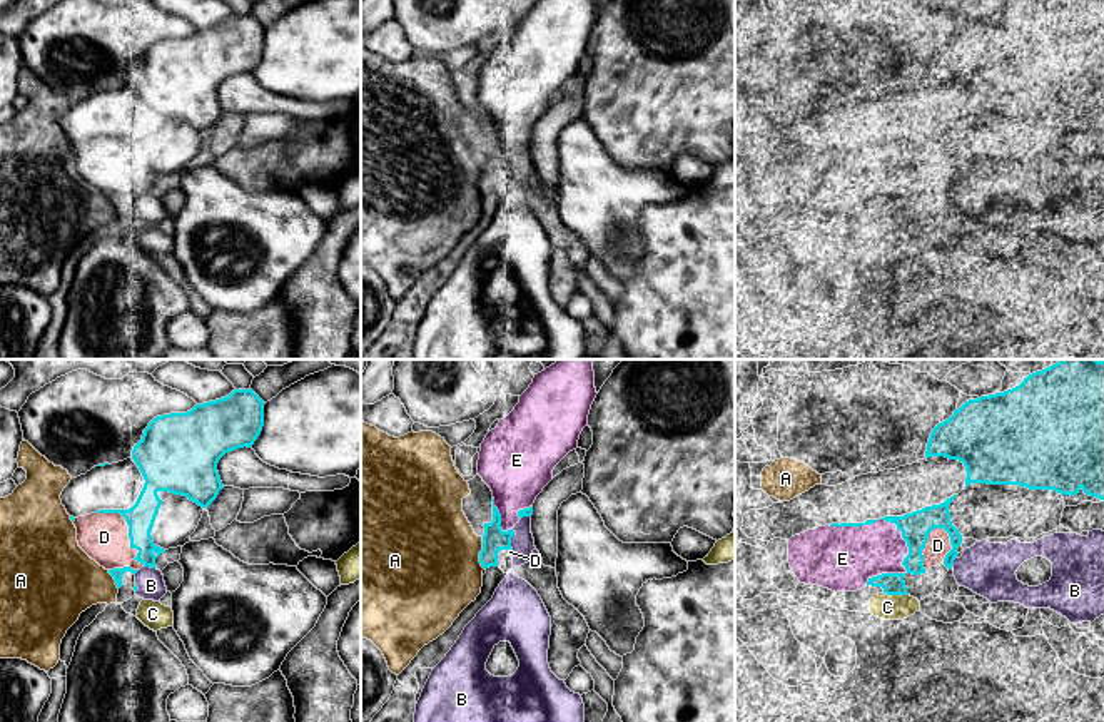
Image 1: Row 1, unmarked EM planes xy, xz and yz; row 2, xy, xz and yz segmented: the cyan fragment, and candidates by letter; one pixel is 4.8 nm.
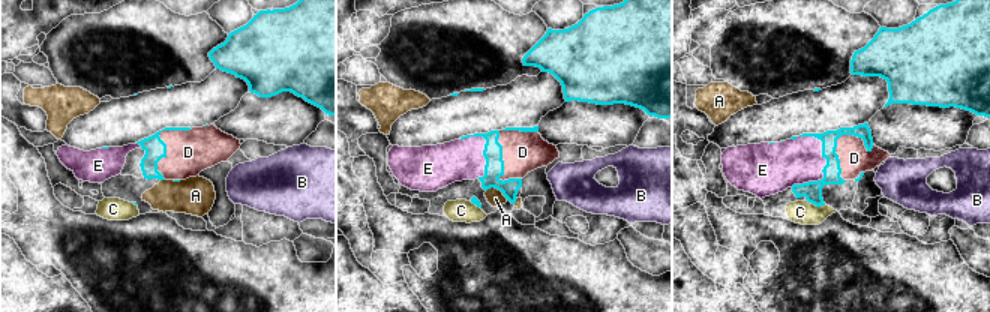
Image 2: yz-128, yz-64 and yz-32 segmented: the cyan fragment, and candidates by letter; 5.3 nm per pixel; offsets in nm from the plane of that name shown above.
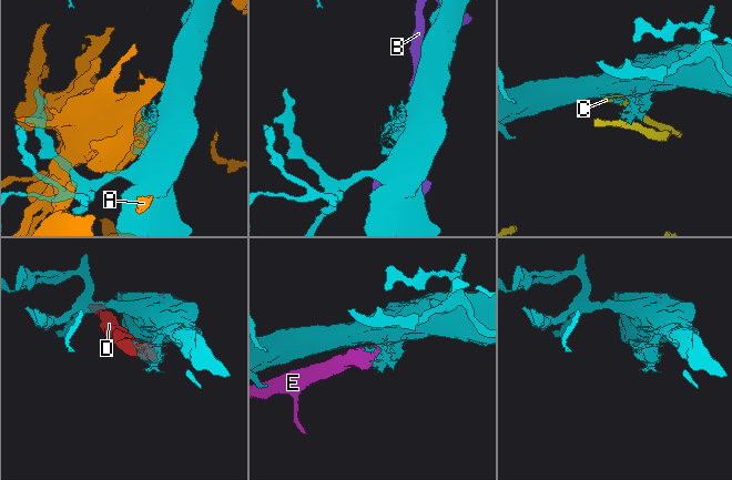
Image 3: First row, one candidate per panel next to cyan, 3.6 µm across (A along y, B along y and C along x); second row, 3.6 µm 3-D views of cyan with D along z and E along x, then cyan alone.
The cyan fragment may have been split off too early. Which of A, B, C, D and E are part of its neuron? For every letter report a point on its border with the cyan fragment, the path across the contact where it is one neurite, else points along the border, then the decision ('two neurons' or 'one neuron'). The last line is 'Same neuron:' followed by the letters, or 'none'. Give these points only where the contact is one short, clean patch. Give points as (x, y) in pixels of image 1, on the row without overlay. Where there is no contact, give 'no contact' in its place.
A: xz (480, 179) | two neurons
B: xz (511, 162) | two neurons
C: yz (896, 219) | two neurons
D: xy (129, 156) | two neurons
E: yz (904, 191) | two neurons
Same neuron: none

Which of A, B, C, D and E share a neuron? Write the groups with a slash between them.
A / B / C / D E

